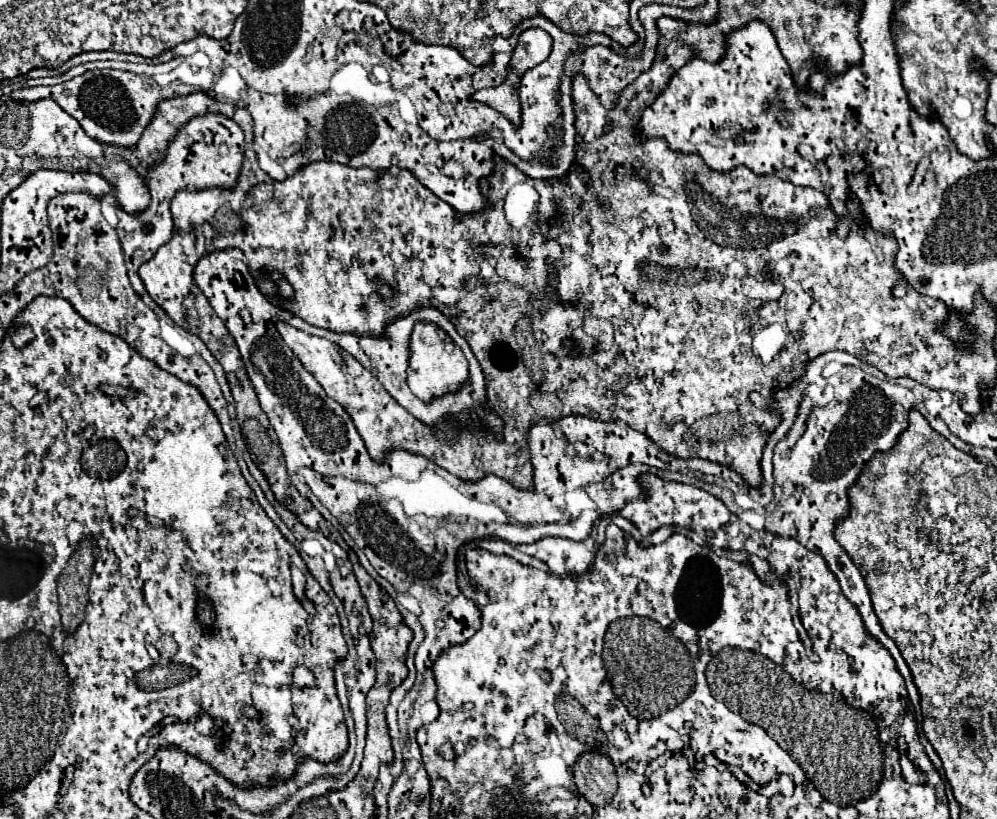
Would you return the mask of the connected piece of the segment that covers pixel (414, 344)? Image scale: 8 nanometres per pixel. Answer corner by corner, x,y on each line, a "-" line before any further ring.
416,321
410,341
408,341
408,387
422,401
430,401
446,391
456,391
460,383
468,377
468,361
458,345
450,339
446,331
430,321

